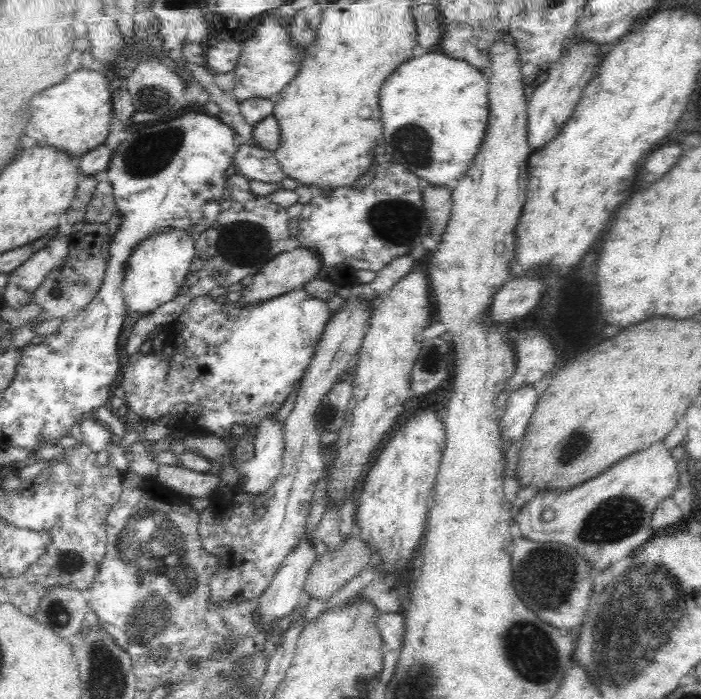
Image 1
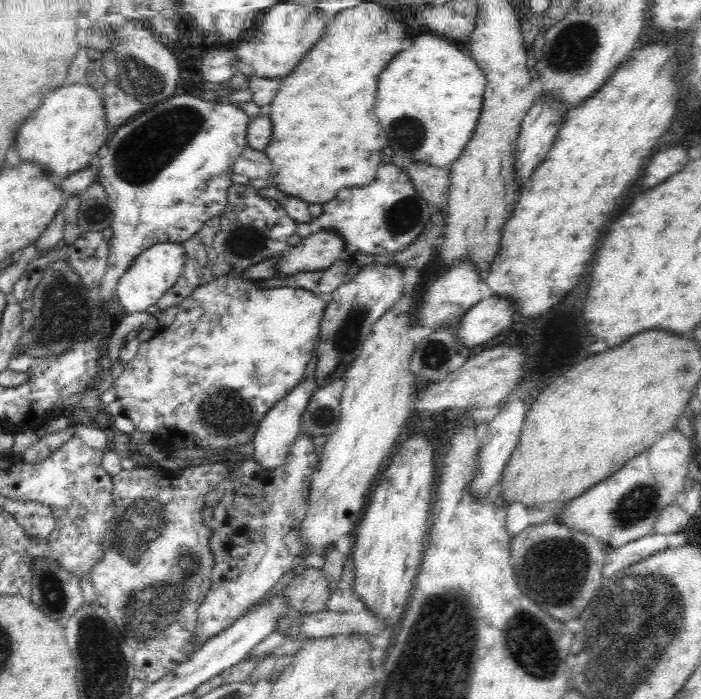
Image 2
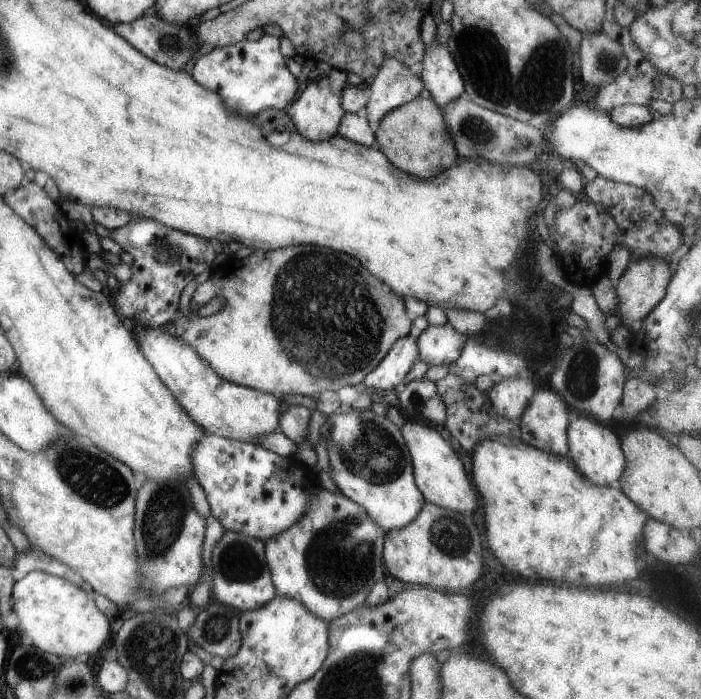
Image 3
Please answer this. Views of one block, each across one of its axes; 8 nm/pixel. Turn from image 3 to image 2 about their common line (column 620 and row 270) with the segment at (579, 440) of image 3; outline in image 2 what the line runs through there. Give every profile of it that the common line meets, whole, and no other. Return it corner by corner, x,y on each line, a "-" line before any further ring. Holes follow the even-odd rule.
458,260
456,264
452,264
450,268
442,268
436,275
436,279
423,288
424,295
419,296
421,302
416,304
413,311
413,320
415,325
434,328
439,326
450,326
454,318
461,318
474,306
480,299
480,270
469,260

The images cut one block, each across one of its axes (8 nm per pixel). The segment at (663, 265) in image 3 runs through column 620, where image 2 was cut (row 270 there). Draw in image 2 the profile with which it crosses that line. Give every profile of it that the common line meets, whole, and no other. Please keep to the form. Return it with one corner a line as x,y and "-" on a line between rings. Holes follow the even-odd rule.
320,230
277,256
277,271
289,278
300,271
325,270
336,260
345,258
344,252
344,239
340,235
333,230

